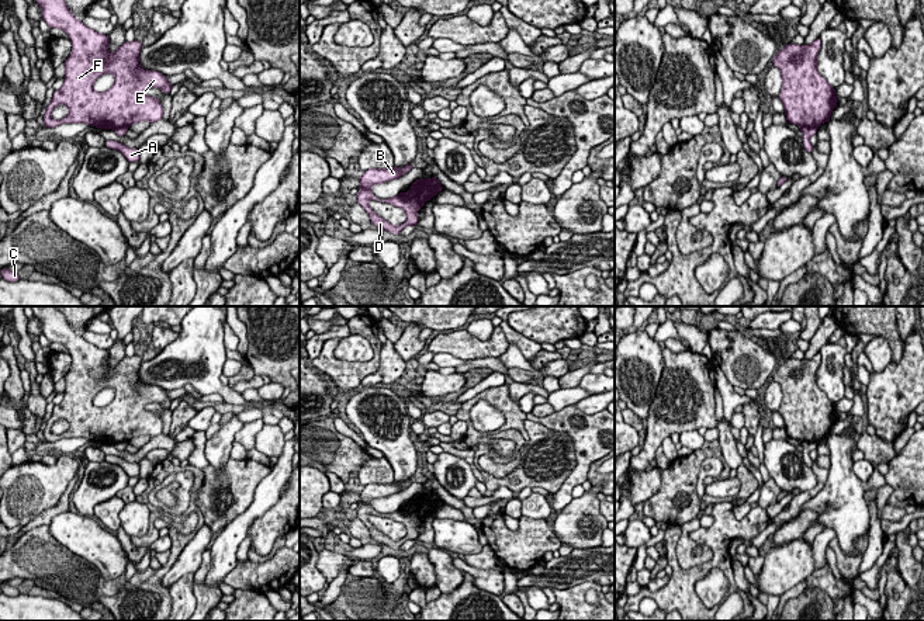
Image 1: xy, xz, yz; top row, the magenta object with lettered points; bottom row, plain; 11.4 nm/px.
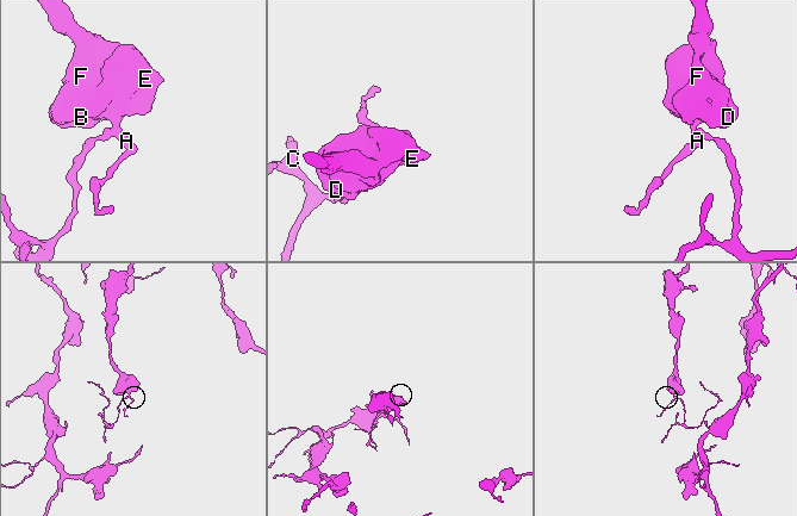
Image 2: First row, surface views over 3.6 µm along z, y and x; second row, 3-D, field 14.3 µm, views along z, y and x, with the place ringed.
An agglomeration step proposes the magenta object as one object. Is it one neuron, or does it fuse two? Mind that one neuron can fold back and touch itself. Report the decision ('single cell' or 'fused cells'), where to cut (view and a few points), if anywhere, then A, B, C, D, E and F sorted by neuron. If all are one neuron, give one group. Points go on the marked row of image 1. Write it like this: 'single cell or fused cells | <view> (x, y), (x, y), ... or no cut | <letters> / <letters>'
fused cells | yz (802, 125), (813, 125), (816, 128) | A C / B D E F

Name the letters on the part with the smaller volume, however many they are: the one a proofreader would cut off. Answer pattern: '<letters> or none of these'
A, C

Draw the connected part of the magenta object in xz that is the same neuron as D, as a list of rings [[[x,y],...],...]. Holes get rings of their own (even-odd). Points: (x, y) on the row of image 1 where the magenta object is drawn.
[[[412,163],[402,167],[402,169],[398,169],[398,167],[391,167],[391,169],[368,169],[367,171],[363,173],[360,178],[360,190],[356,192],[357,194],[357,202],[364,208],[364,211],[370,215],[370,219],[371,222],[383,229],[383,230],[387,230],[392,235],[399,235],[401,230],[405,228],[405,226],[416,226],[418,225],[418,215],[416,212],[423,208],[423,204],[426,201],[429,201],[432,197],[436,197],[436,185],[432,183],[432,178],[426,180],[426,178],[419,178],[416,180],[415,183],[411,184],[411,190],[408,192],[399,192],[397,197],[394,198],[388,198],[388,200],[378,200],[373,191],[370,190],[371,185],[374,184],[383,184],[383,183],[387,183],[387,181],[391,181],[391,180],[397,180],[399,178],[401,176],[404,176],[405,173],[408,173],[409,170],[412,169]],[[370,200],[377,200],[377,201],[383,201],[383,202],[387,202],[387,204],[391,204],[394,207],[398,207],[401,209],[405,211],[406,214],[406,221],[398,226],[394,226],[391,225],[388,221],[385,221],[384,218],[378,216],[368,205],[368,201]]]

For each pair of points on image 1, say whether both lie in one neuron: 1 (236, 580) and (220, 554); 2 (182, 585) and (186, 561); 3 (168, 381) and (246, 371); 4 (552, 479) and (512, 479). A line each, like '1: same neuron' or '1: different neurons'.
1: different neurons
2: different neurons
3: different neurons
4: same neuron

